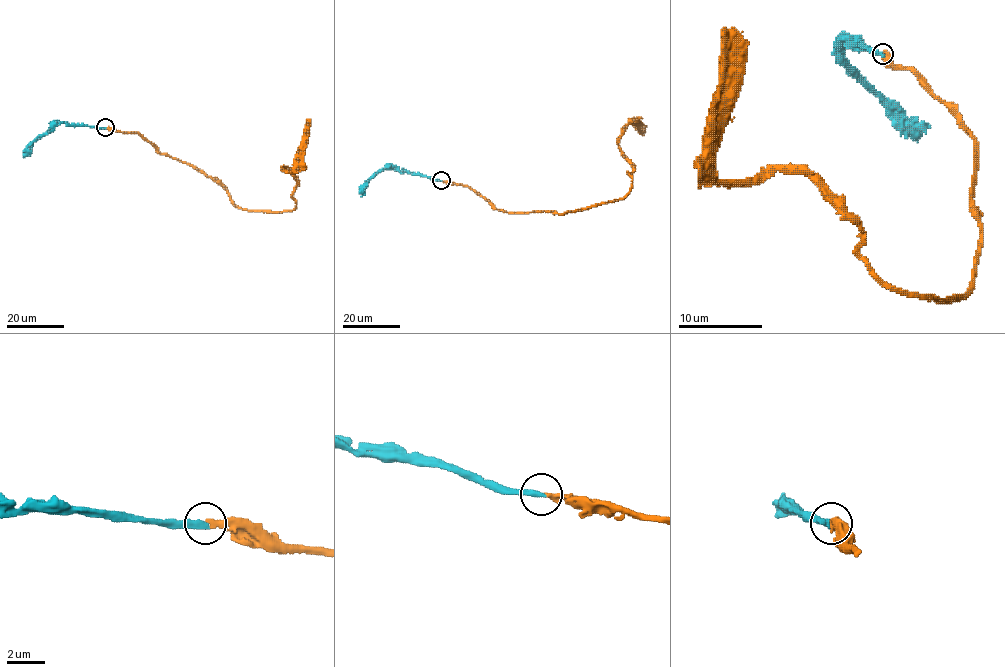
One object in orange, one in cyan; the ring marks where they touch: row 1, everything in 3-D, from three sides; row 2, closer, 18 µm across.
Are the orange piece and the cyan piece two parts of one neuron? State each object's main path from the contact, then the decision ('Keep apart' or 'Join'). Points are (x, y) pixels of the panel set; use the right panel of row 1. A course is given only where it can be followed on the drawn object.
Course of orange: (882, 54), (974, 138), (961, 296), (888, 286), (807, 173), (715, 175), (734, 27). Course of cyan: (882, 54), (869, 48), (859, 48), (855, 38), (842, 52), (876, 92), (909, 119), (930, 125). Join

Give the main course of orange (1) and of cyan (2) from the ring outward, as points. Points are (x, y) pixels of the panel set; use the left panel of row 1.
1: (105, 128), (213, 177), (239, 207), (285, 211), (296, 180), (282, 169), (294, 166), (309, 118)
2: (104, 128), (59, 122), (41, 134), (25, 152)

